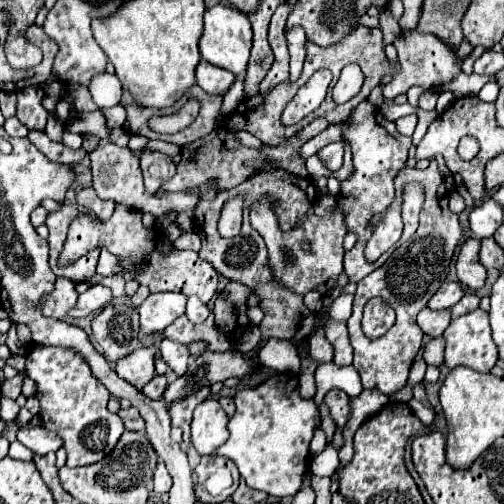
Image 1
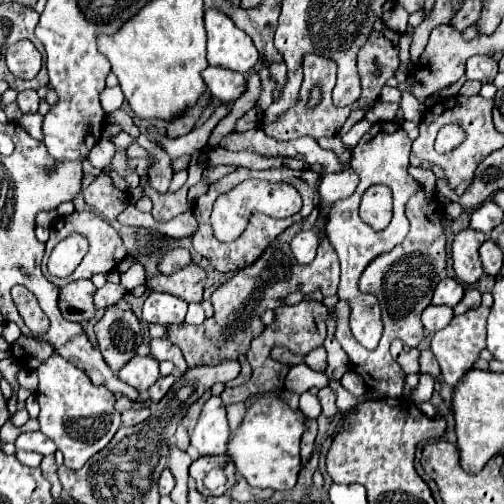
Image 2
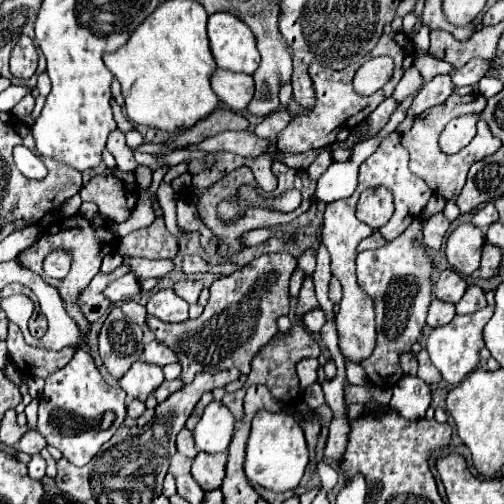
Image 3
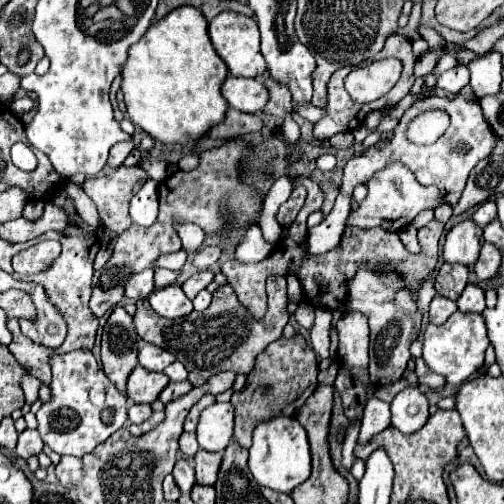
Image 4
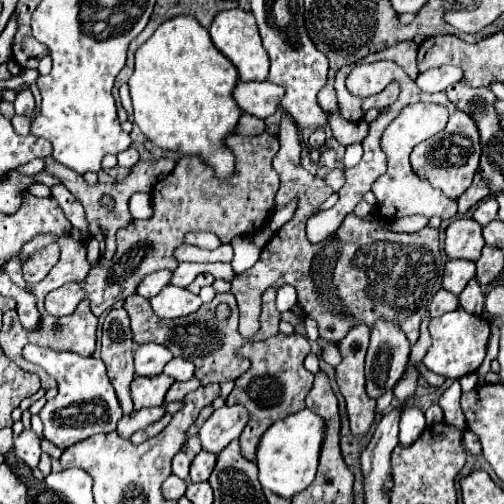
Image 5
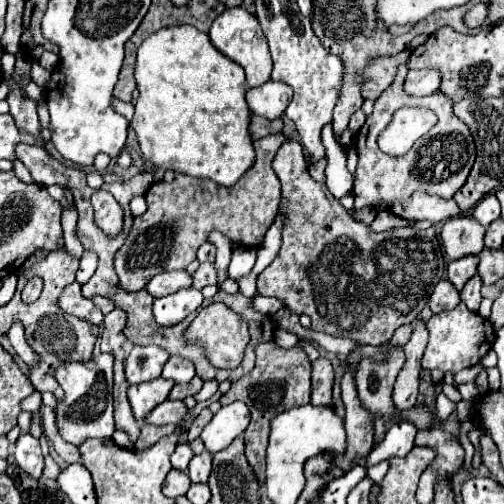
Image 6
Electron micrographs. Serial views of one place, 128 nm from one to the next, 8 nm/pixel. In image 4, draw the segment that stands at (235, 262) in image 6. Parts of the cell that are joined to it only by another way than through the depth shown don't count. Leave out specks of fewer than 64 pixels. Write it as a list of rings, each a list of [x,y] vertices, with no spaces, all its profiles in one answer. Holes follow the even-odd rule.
[[[248,226],[240,242],[236,244],[236,260],[238,262],[258,262],[268,256],[268,252],[274,248],[274,244],[268,244],[262,240],[262,232],[258,226]]]

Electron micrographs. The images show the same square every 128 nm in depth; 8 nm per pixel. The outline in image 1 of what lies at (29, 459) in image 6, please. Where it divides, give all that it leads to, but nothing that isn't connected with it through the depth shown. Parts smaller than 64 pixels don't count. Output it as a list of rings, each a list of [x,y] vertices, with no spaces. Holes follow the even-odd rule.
[[[18,424],[18,442],[22,442],[36,454],[56,452],[62,446],[62,440],[54,432],[48,432],[42,426],[28,426],[28,424]]]

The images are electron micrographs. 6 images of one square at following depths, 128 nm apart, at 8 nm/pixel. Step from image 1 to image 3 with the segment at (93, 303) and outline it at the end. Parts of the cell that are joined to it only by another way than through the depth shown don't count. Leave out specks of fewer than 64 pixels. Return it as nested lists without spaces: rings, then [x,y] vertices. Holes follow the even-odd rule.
[[[128,272],[126,276],[122,276],[120,280],[114,280],[104,290],[104,294],[108,294],[110,302],[126,302],[126,300],[132,300],[134,296],[138,296],[140,292],[142,292],[140,282],[138,282],[138,278],[132,272]]]

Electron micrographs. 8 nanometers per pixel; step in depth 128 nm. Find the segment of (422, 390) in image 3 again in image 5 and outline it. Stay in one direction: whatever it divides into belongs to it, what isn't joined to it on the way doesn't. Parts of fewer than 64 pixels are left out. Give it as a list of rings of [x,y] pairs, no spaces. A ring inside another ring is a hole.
[[[414,406],[404,408],[404,412],[400,416],[400,434],[398,434],[400,444],[410,446],[412,442],[416,442],[420,438],[420,434],[424,432],[424,428],[426,428],[424,412],[418,410],[418,408],[414,408]]]

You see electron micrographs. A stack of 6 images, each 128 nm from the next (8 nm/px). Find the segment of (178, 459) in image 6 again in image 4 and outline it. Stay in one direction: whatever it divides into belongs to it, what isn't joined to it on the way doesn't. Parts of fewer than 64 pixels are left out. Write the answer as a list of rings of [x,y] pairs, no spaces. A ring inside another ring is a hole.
[[[180,458],[174,466],[174,472],[172,472],[178,488],[182,490],[182,494],[190,494],[192,486],[194,486],[194,468],[192,468],[192,462],[188,458]]]

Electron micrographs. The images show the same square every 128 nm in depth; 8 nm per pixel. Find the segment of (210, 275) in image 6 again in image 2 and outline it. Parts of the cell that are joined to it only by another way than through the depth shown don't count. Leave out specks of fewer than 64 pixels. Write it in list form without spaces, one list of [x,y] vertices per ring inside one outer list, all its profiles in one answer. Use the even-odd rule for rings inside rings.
[[[190,264],[182,268],[176,274],[160,274],[150,280],[152,290],[156,292],[168,292],[176,298],[182,298],[184,302],[200,302],[202,300],[202,290],[204,290],[204,270],[198,264]]]

